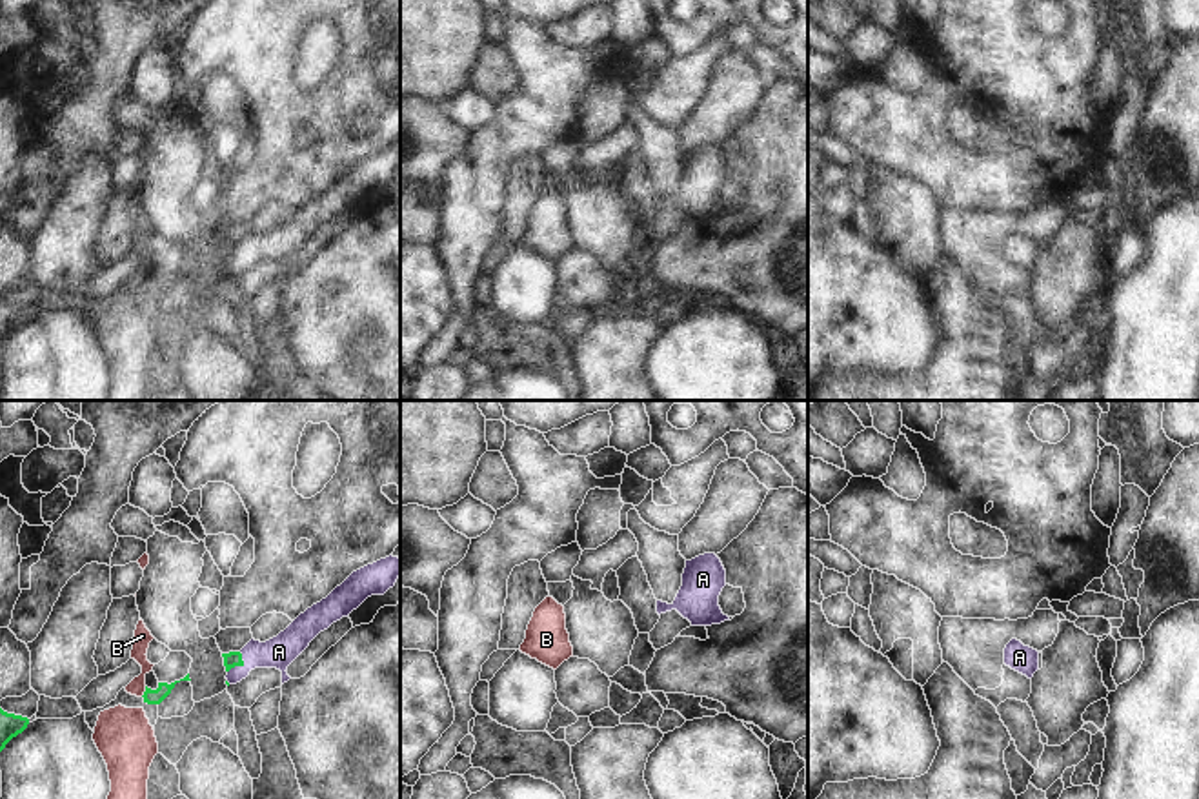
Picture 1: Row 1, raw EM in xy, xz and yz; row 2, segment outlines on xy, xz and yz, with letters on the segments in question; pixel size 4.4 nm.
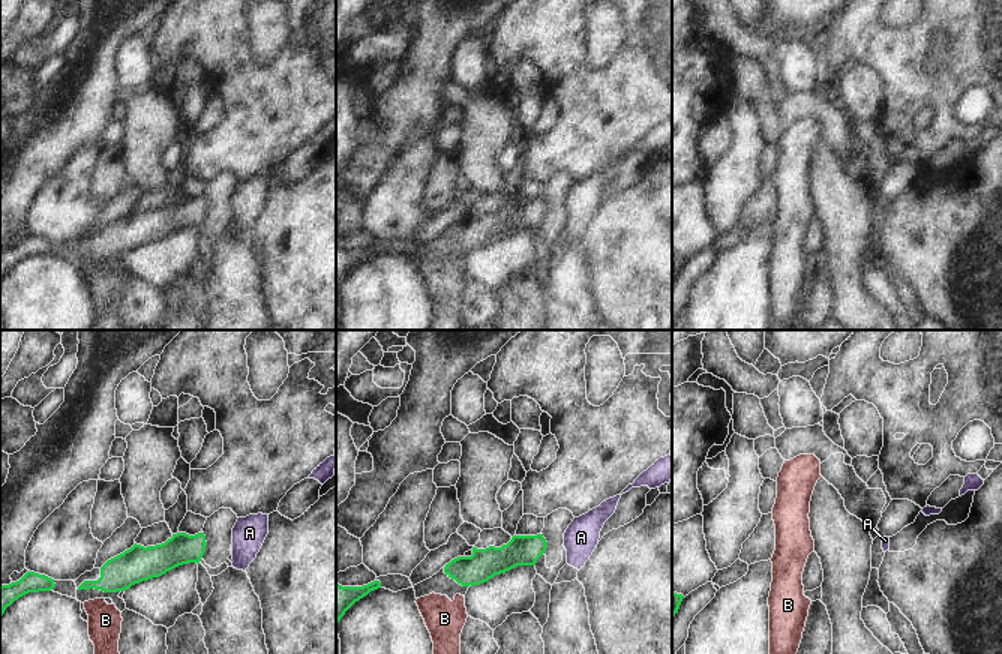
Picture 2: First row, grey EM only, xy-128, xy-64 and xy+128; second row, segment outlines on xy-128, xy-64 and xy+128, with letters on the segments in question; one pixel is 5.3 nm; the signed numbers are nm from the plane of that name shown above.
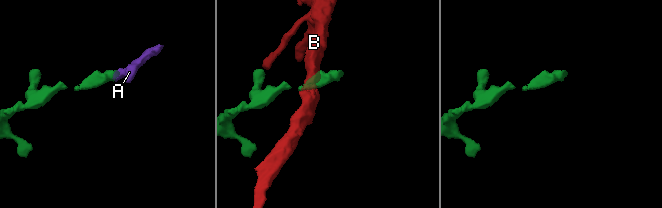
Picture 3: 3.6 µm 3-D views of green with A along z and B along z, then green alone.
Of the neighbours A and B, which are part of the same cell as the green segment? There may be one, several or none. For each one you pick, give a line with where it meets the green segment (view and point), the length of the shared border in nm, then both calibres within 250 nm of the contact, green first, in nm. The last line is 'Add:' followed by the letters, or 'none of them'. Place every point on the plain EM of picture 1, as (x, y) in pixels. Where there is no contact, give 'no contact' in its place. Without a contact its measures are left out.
A: meets green in xy at (241, 257); contact 110 nm long; 70 nm thick on the green side, 140 nm on the other
Add: A

